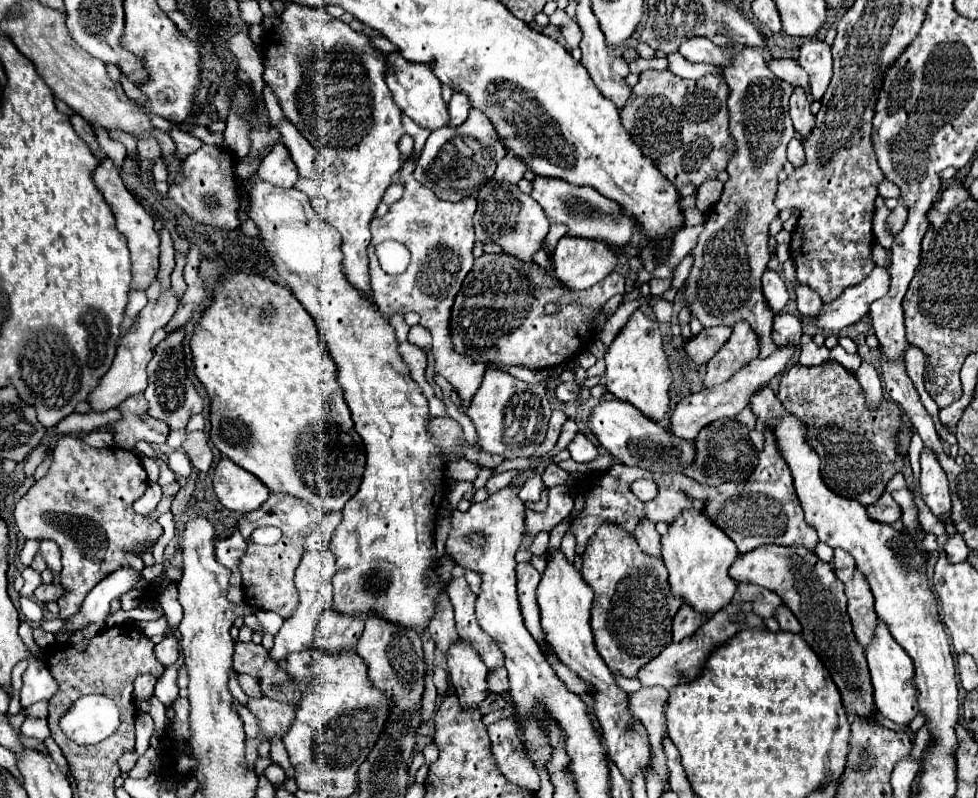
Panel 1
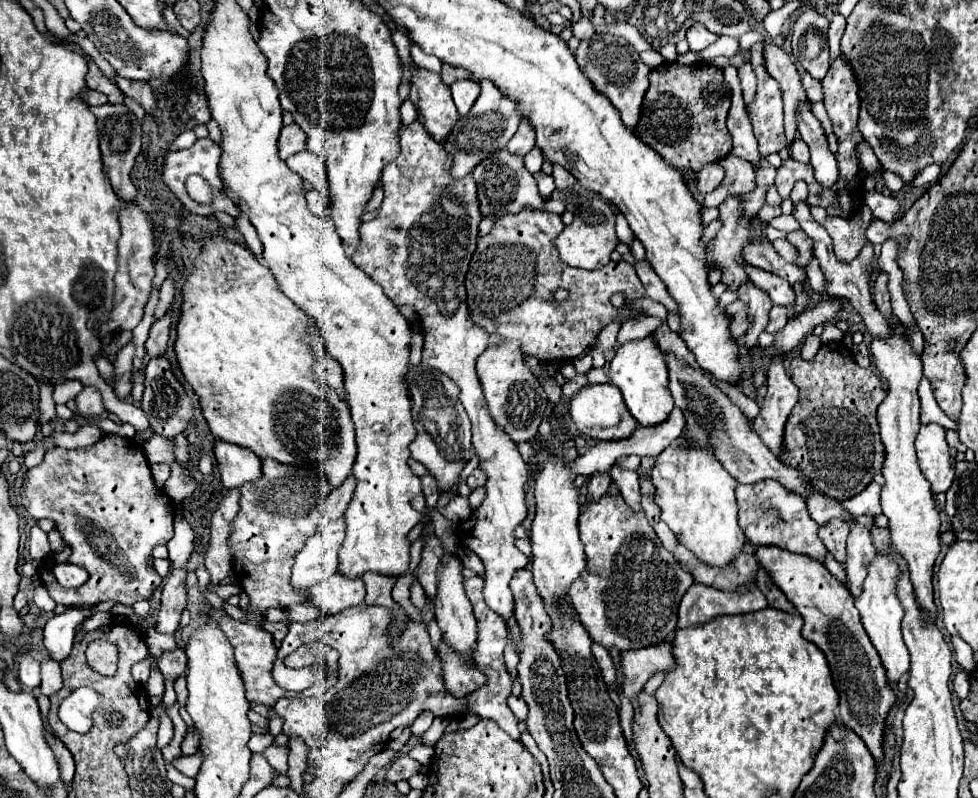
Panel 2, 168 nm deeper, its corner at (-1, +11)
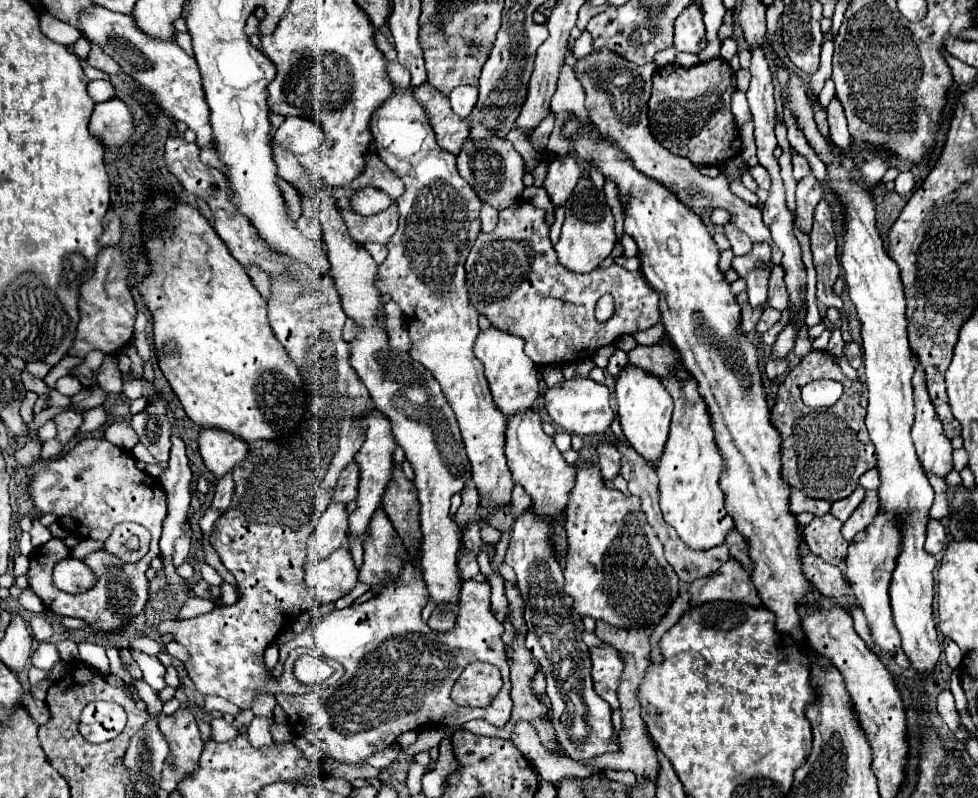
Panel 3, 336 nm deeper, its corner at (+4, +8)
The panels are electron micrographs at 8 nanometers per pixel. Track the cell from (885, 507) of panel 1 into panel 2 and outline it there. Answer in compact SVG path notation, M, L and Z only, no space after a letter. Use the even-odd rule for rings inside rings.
M871 482L863 492L859 492L857 496L849 498L843 502L843 510L847 514L861 516L861 514L871 514L871 516L879 516L881 514L881 504L879 504L879 490L881 486Z

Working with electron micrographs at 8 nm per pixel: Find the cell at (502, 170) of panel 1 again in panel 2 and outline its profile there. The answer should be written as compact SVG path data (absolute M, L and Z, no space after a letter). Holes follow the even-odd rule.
M523 120L519 124L519 130L511 138L511 142L507 144L507 150L511 150L511 154L525 156L533 146L535 146L535 130L527 120Z

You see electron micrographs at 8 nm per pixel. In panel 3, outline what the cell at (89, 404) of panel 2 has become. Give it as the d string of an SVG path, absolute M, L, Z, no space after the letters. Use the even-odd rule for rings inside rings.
M68 409L68 411L62 411L56 415L56 427L58 427L58 439L60 443L68 443L76 431L80 429L80 425L84 423L82 419L82 413L80 411L74 411L74 409Z

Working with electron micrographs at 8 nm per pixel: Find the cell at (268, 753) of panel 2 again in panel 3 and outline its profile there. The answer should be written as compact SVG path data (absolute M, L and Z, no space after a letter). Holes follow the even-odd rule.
M254 717L248 725L248 741L254 743L254 747L274 747L274 739L270 735L270 719Z

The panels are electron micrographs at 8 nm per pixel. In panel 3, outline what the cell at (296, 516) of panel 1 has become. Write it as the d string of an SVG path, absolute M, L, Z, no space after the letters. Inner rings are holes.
M172 131L166 141L164 161L168 171L176 175L188 193L208 203L214 213L214 229L234 257L244 267L258 265L272 275L272 297L268 301L270 327L298 365L306 391L312 393L312 407L318 405L320 421L318 429L314 429L316 435L298 431L298 435L286 443L252 443L248 457L232 471L236 483L232 507L214 523L210 545L218 551L224 567L236 577L240 601L230 607L214 607L210 613L192 619L170 619L158 625L160 633L170 633L176 643L186 647L188 661L184 667L200 693L228 699L240 709L252 709L254 697L260 693L304 695L308 691L294 677L274 677L264 669L264 649L274 642L278 631L292 625L300 613L344 595L338 591L312 591L304 581L302 559L306 555L306 541L324 511L322 505L330 505L340 471L354 459L362 445L360 417L366 407L372 405L372 399L350 365L350 345L342 339L346 313L330 279L318 277L306 267L300 269L308 277L306 281L314 283L326 299L308 295L302 285L294 285L288 273L284 273L288 271L286 259L270 251L252 223L236 211L226 197L228 183L224 175L202 163L198 153L196 143L188 143L182 135Z

